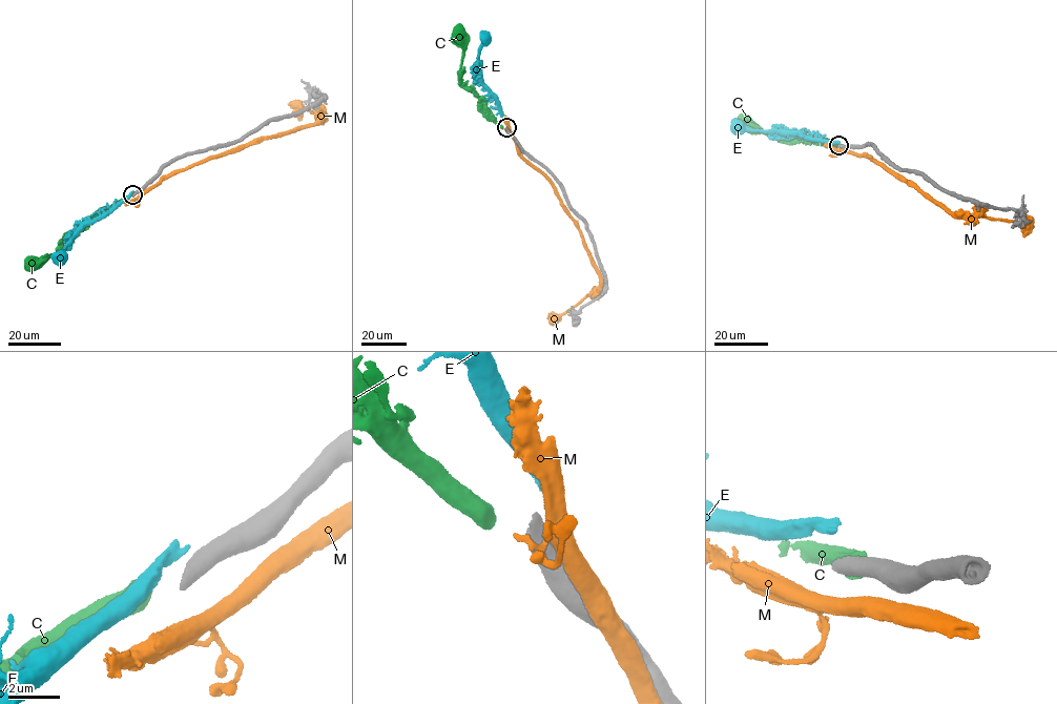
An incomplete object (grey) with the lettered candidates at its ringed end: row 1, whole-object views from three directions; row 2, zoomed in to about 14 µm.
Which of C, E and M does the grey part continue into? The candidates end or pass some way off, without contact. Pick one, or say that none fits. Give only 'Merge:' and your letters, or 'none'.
Merge: E

